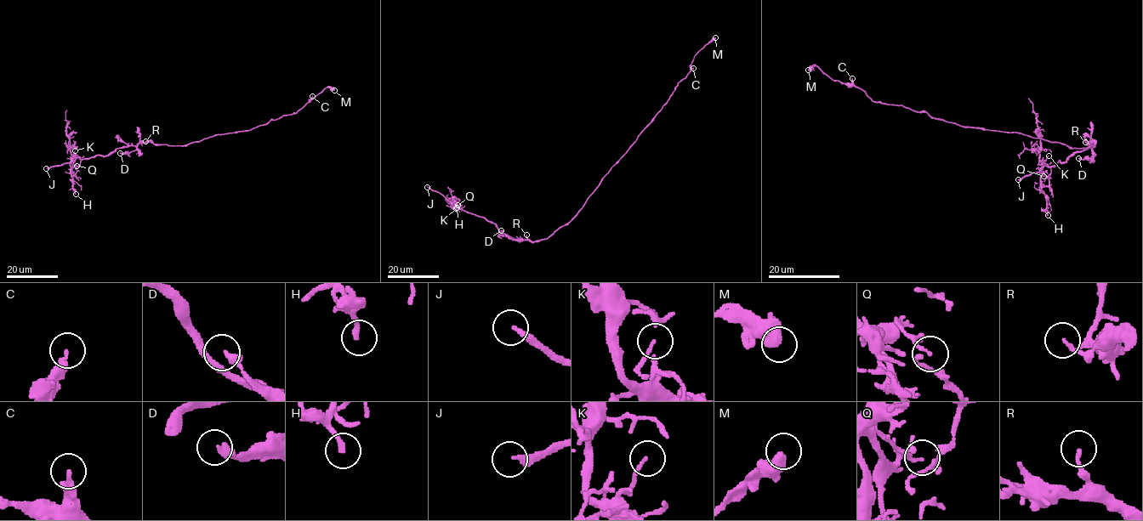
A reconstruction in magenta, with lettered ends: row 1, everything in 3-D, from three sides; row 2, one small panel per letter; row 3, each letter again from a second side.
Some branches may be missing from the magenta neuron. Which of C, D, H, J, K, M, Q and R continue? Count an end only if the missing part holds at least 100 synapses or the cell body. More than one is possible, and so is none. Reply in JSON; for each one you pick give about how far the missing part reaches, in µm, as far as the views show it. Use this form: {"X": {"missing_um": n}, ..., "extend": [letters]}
{"J": {"missing_um": 20}, "extend": ["J"]}

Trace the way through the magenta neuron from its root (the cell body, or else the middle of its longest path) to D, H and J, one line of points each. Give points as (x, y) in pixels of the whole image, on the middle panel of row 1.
D: (587, 200), (569, 222), (546, 239), (533, 241), (514, 240), (501, 230)
H: (587, 200), (569, 222), (547, 238), (533, 241), (508, 237), (493, 223), (451, 202), (457, 207)
J: (587, 200), (569, 222), (547, 238), (531, 241), (508, 237), (493, 223), (463, 211), (427, 187)

